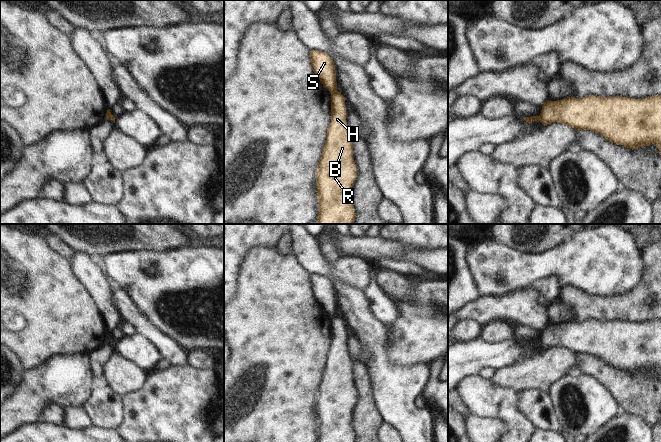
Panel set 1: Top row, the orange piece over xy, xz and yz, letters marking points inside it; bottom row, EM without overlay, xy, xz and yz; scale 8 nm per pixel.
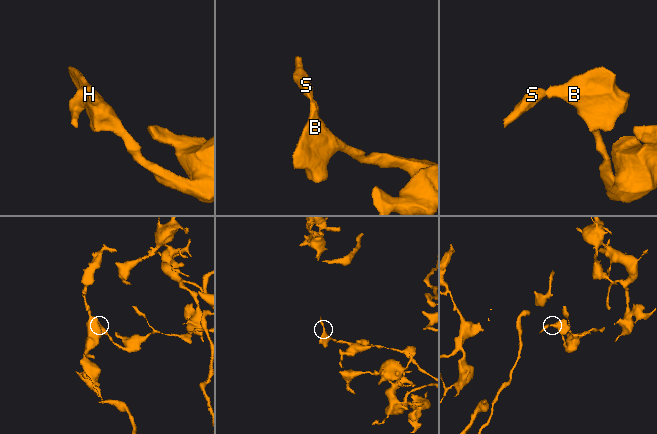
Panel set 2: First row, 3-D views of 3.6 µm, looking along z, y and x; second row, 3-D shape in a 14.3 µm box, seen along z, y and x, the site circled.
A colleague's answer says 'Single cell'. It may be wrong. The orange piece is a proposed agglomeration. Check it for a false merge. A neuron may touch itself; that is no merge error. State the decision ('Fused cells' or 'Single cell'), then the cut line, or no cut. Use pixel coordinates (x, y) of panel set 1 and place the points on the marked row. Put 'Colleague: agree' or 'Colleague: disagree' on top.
Colleague: disagree
Fused cells. Split along xz (336, 90), (331, 93)

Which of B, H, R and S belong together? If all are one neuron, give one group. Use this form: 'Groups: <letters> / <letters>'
Groups: B H R / S

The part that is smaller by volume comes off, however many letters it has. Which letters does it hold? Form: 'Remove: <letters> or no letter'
Remove: S

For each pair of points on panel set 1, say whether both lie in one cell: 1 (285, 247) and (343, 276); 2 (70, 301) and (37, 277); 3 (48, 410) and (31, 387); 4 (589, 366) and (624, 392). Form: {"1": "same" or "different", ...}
{"1": "different", "2": "same", "3": "different", "4": "same"}

